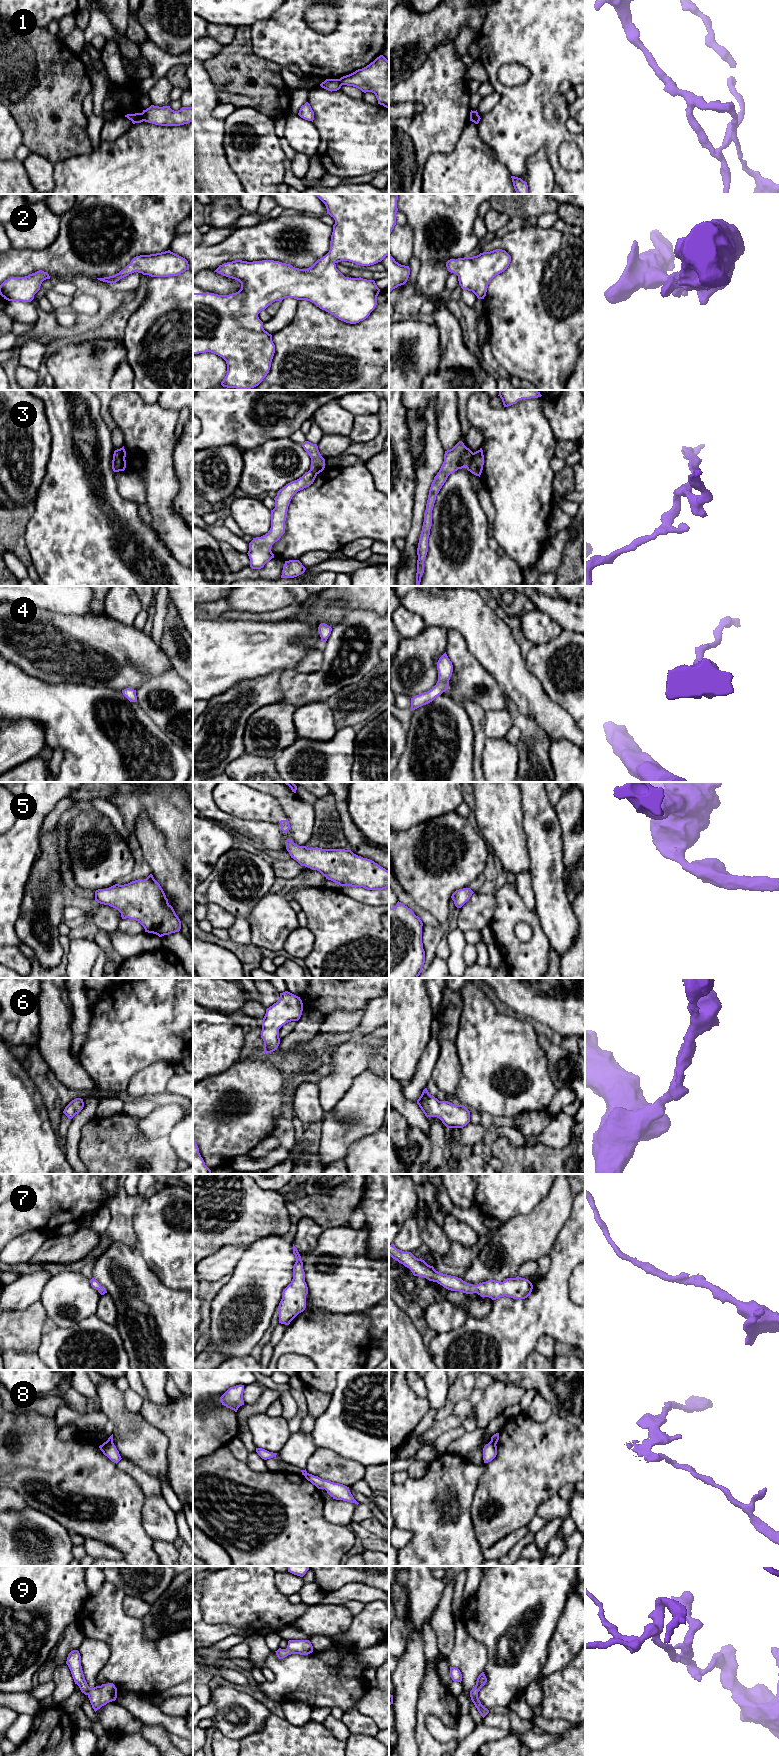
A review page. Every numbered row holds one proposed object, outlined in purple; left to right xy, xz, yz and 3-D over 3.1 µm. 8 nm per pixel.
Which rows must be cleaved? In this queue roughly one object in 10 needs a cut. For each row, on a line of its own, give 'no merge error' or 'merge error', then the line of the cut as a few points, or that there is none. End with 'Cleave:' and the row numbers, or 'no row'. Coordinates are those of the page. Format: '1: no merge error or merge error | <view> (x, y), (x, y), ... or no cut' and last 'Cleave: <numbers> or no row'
1: merge error | xy (141, 113), (144, 120)
2: no merge error | no cut
3: merge error | yz (473, 453), (469, 470)
4: no merge error | no cut
5: no merge error | no cut
6: no merge error | no cut
7: no merge error | no cut
8: merge error | yz (491, 1440), (495, 1444)
9: no merge error | no cut
Cleave: 1, 3, 8

